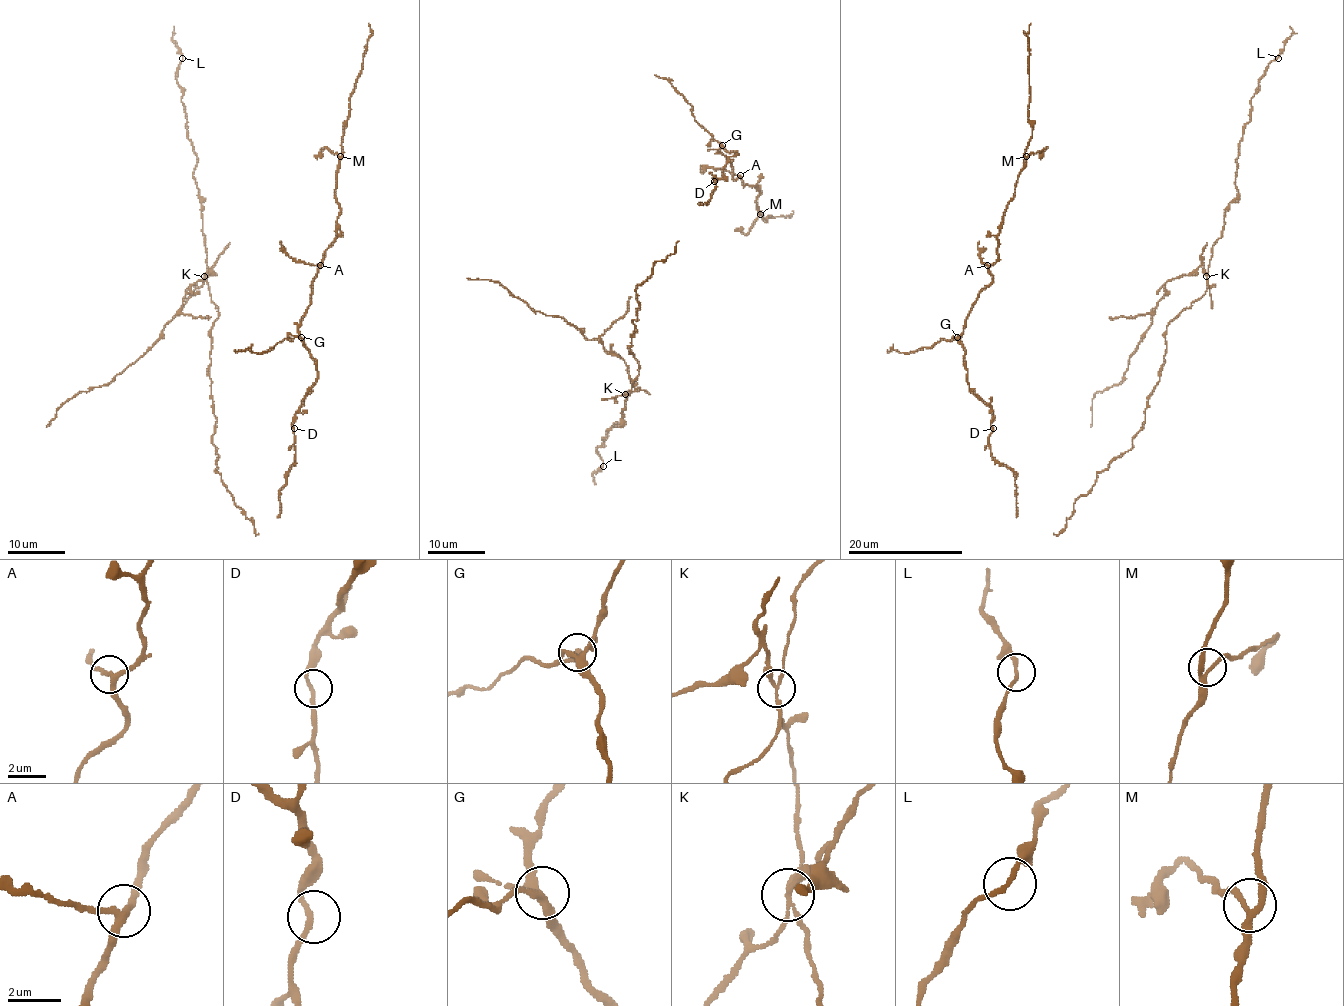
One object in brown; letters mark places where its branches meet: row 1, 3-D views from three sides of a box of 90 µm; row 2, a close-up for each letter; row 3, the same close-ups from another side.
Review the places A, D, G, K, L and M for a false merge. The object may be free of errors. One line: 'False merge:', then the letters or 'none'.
False merge: K

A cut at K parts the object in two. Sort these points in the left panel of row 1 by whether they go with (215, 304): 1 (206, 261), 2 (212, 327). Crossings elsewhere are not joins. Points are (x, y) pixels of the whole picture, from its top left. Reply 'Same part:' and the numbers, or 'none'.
Same part: 1, 2

